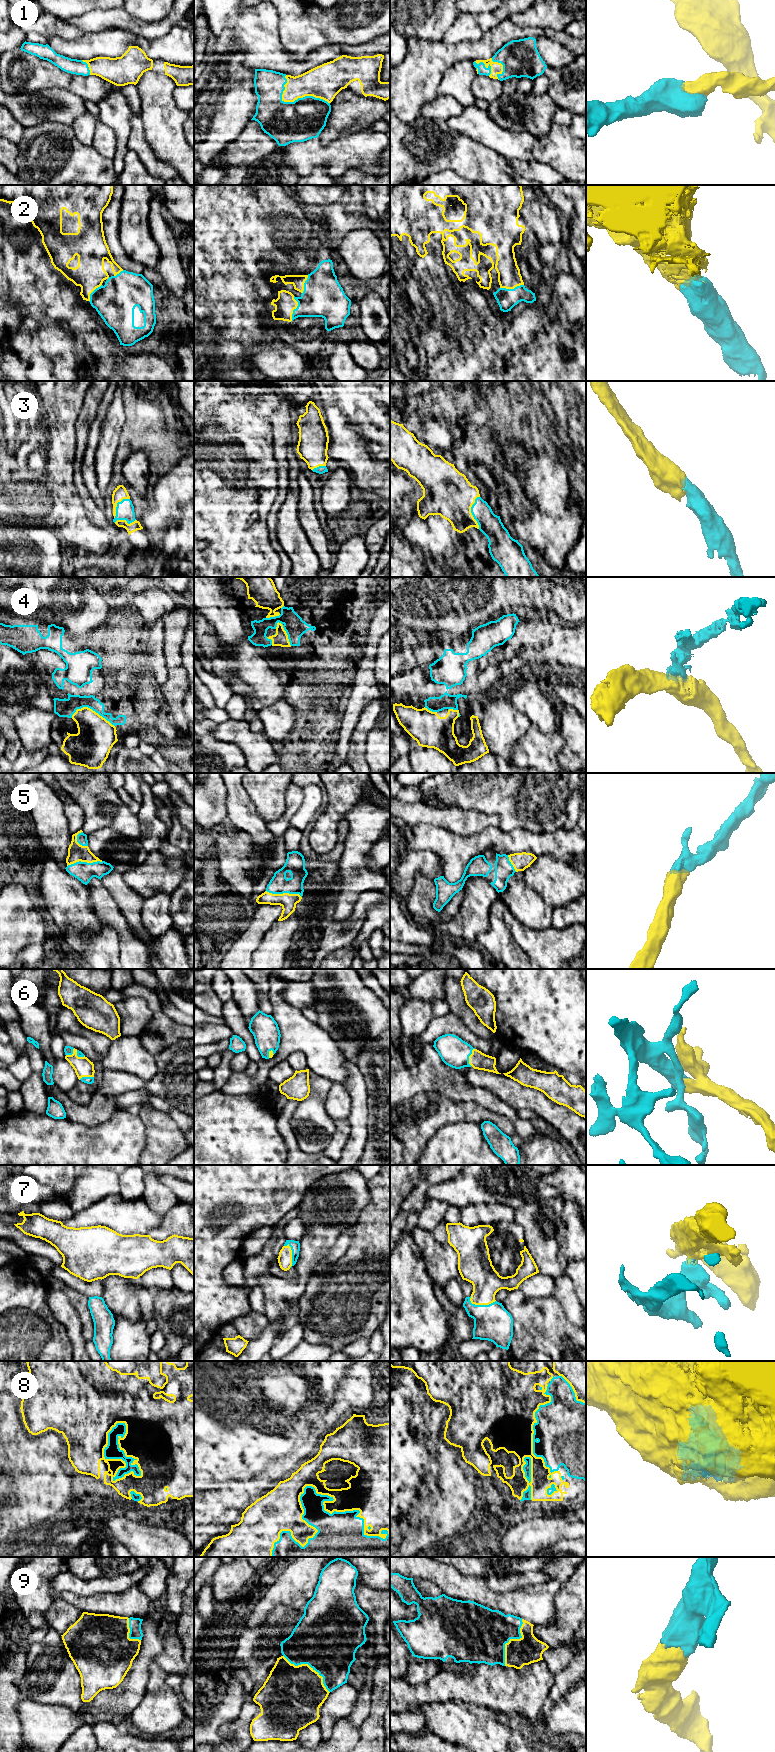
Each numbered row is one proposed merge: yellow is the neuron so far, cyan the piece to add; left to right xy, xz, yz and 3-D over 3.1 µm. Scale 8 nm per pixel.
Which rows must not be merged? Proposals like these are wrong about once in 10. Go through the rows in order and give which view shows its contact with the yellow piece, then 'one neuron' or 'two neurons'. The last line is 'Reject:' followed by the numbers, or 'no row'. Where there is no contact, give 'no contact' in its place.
1: xz | one neuron
2: xz | one neuron
3: yz | one neuron
4: xy | two neurons
5: xz | one neuron
6: yz | one neuron
7: yz | one neuron
8: xz | one neuron
9: yz | one neuron
Reject: 4

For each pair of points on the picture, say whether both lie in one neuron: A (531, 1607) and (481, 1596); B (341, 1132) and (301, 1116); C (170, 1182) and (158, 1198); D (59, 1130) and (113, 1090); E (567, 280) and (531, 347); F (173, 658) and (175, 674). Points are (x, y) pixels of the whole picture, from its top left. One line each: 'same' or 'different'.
A: same
B: different
C: different
D: different
E: different
F: different

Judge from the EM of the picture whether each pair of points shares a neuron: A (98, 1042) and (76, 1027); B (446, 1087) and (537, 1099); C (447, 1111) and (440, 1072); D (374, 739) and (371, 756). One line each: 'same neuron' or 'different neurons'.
A: same neuron
B: different neurons
C: different neurons
D: same neuron

